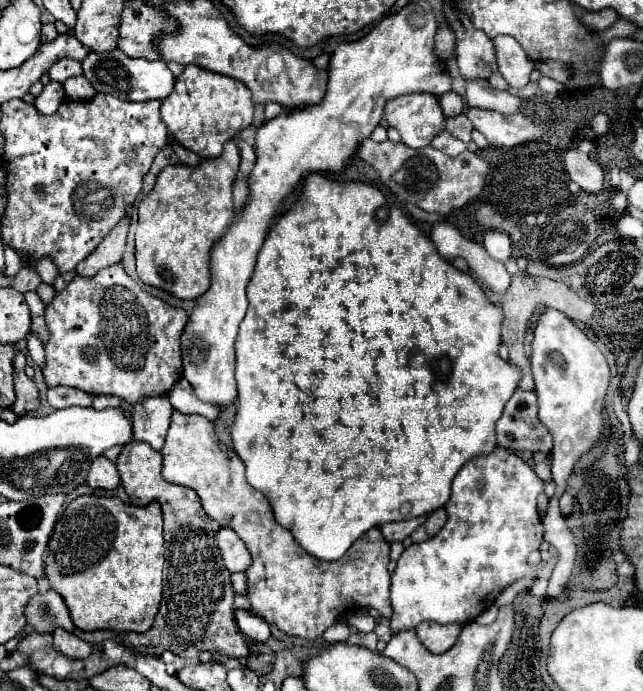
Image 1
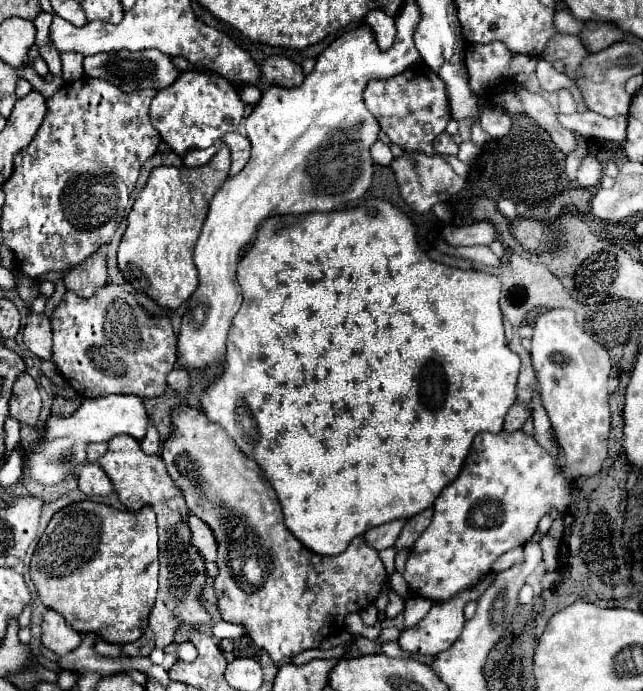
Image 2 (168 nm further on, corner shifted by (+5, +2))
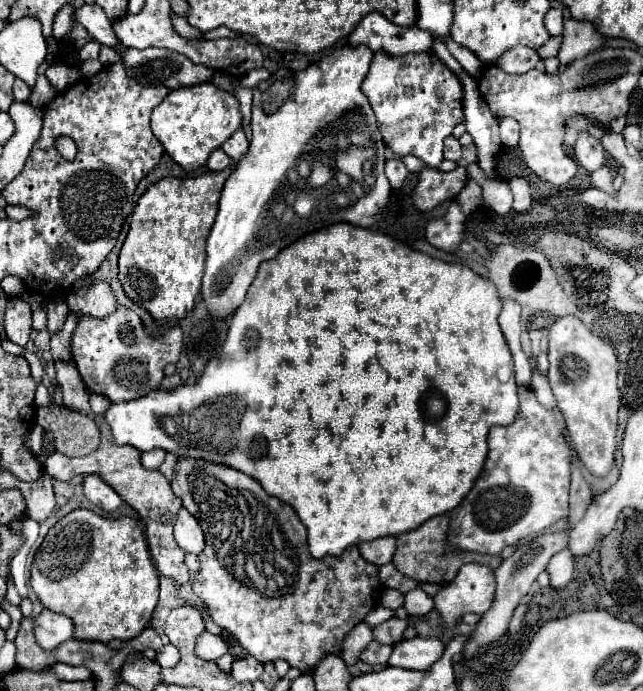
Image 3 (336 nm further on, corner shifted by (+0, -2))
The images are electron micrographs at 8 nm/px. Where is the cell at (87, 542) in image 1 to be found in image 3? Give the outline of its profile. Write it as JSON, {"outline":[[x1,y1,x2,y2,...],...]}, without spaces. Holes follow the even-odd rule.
{"outline":[[88,509,68,513,48,531,34,555,30,585,46,609,72,617,76,639,100,643,110,643,114,639,130,641,132,637,138,637,148,627,158,603,158,571,152,563,140,521,132,517,106,519]]}

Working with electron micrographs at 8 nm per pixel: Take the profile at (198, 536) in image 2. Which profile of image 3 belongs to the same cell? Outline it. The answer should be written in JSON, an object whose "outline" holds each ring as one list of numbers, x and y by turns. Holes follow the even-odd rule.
{"outline":[[180,509,178,511,178,521,176,521,176,543,186,551,186,553,194,553,194,555,200,555,206,547,206,541,204,541,204,533,198,525,198,521,186,511,186,509]]}

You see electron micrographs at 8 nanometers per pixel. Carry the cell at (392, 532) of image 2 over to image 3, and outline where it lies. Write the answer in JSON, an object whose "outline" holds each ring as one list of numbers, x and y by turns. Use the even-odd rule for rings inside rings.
{"outline":[[380,537,374,541,364,541,358,545,362,557,374,565,384,565,392,561,396,549,396,537]]}

